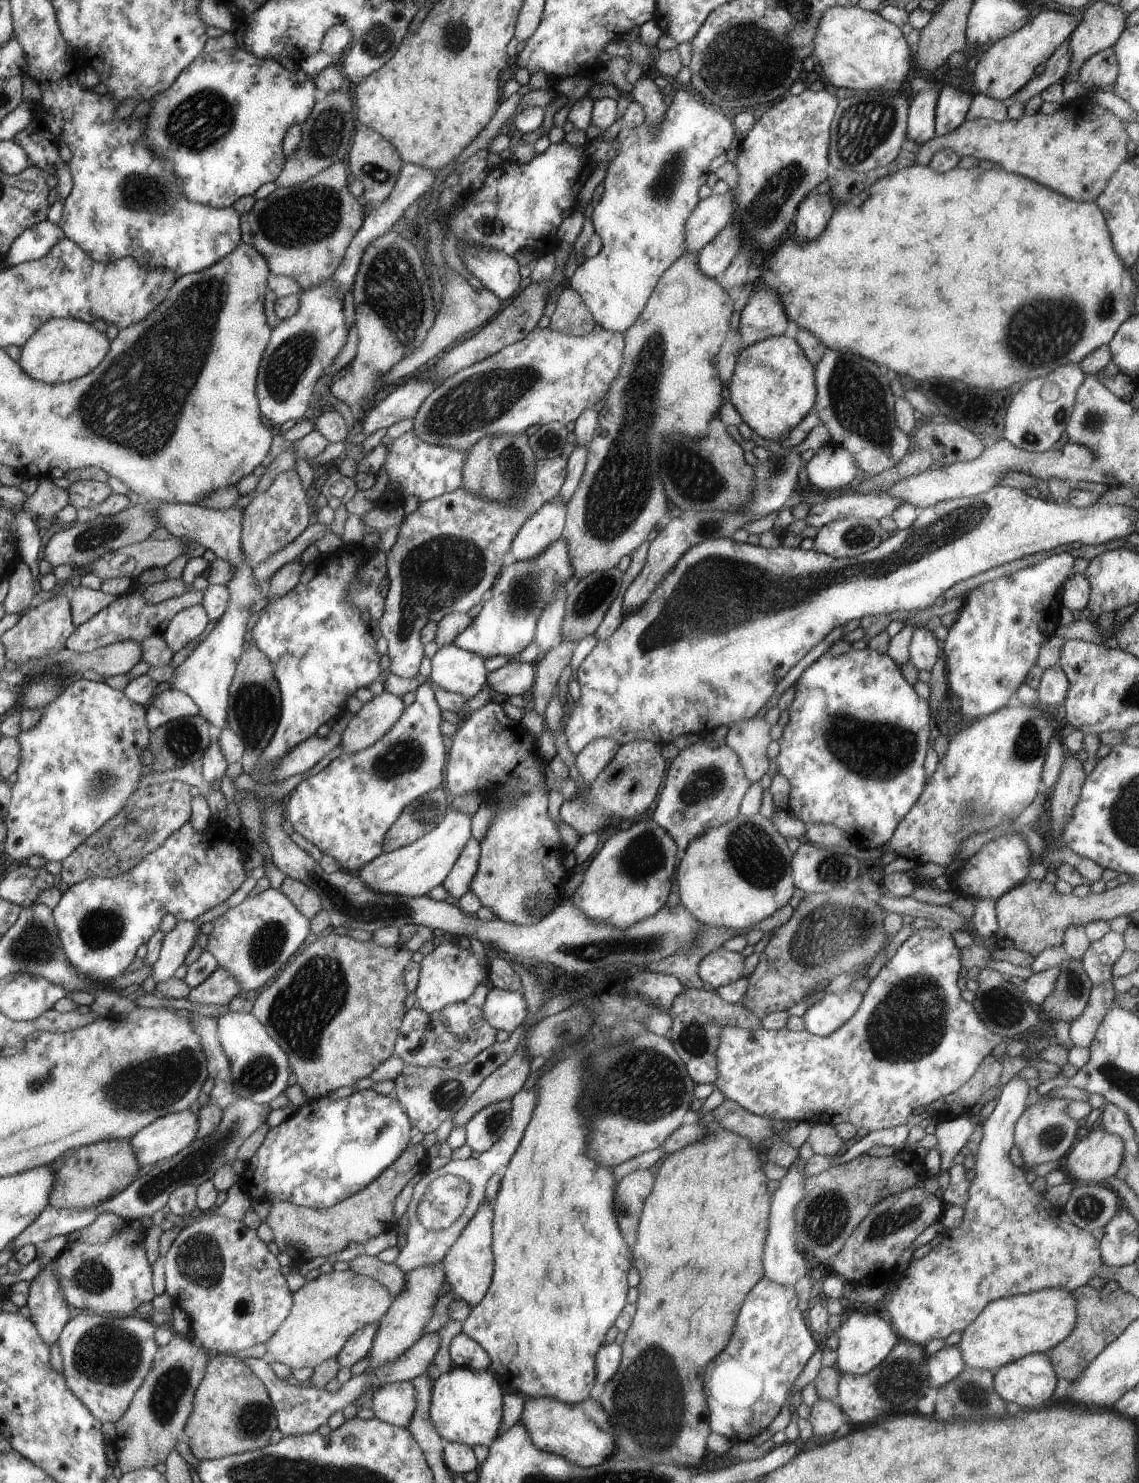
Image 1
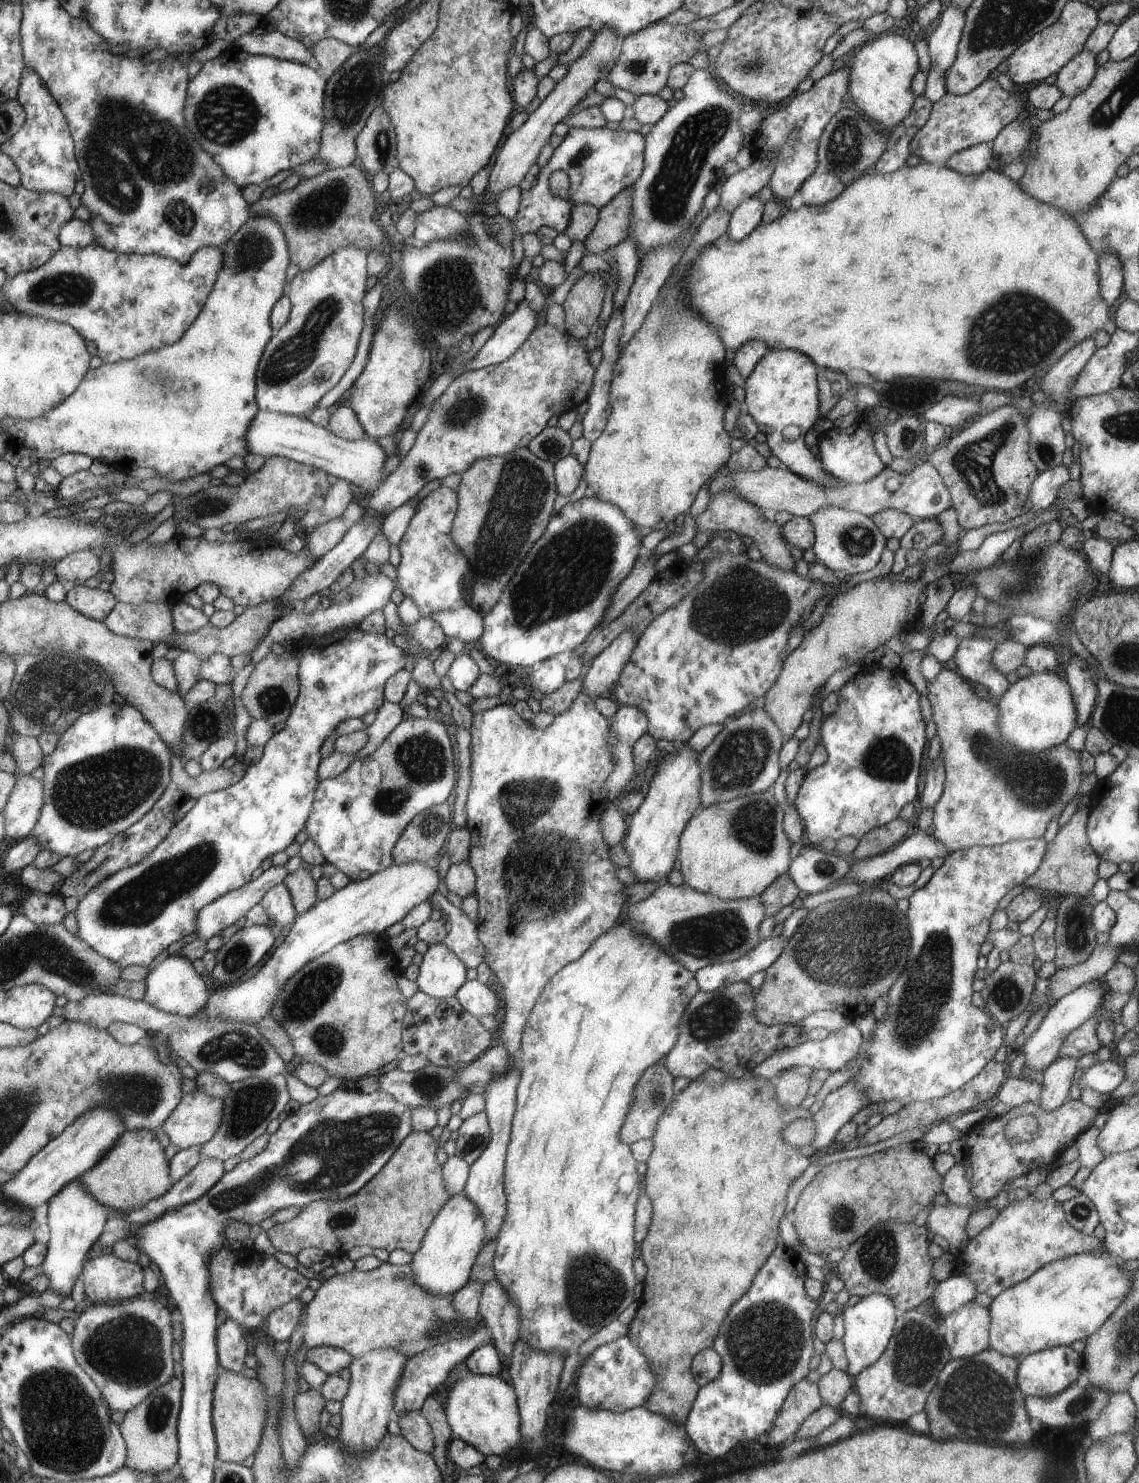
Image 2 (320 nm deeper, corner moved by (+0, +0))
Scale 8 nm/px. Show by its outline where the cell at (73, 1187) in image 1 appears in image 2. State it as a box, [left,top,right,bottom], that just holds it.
[78,1128,175,1211]

